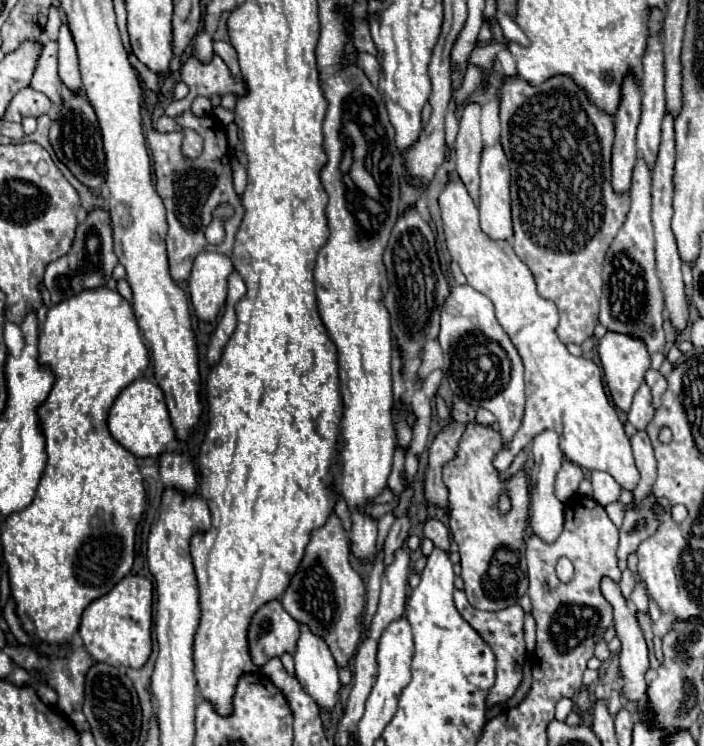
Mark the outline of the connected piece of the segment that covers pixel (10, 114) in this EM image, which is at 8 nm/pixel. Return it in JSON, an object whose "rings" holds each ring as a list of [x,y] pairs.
{"rings":[[[25,87],[15,93],[11,105],[7,107],[3,121],[21,121],[23,117],[39,117],[51,109],[51,101],[47,95]]]}

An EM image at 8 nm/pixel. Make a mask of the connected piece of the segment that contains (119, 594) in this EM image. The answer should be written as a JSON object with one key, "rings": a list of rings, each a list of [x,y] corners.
{"rings":[[[125,575],[107,595],[95,599],[85,611],[79,635],[87,653],[101,663],[141,669],[151,655],[151,605],[153,583],[141,575]]]}

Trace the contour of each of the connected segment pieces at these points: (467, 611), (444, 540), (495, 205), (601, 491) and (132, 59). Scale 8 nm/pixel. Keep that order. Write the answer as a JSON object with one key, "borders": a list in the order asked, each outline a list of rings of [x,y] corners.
{"borders":[[[[455,591],[453,595],[455,603],[457,603],[457,611],[461,613],[461,617],[483,637],[483,641],[491,647],[491,651],[495,653],[497,659],[497,681],[495,685],[489,689],[487,695],[487,709],[505,703],[509,697],[513,697],[513,693],[517,691],[521,679],[523,679],[523,663],[525,663],[525,641],[523,641],[523,609],[519,605],[511,605],[503,611],[497,613],[487,613],[487,611],[479,611],[473,609],[465,597],[463,591]]],[[[427,519],[423,529],[425,529],[425,537],[429,537],[435,543],[435,547],[449,551],[449,529],[441,521]]],[[[495,143],[493,147],[485,147],[481,153],[481,185],[479,185],[479,211],[481,211],[481,229],[491,239],[511,239],[513,227],[511,227],[511,199],[509,199],[509,161],[503,153],[501,143]]],[[[593,471],[591,473],[591,481],[593,481],[593,499],[599,505],[609,505],[609,503],[619,499],[621,487],[615,483],[615,479],[609,473]]],[[[133,53],[128,55],[128,59],[131,65],[138,70],[140,77],[144,80],[146,86],[156,95],[160,95],[161,87],[159,75],[147,69],[147,67],[145,67],[145,65],[143,65]]]]}

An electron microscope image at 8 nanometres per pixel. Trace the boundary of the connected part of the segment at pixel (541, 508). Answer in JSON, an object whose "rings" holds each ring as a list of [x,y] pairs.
{"rings":[[[545,429],[545,433],[539,433],[533,439],[531,453],[533,453],[535,465],[531,471],[531,517],[529,517],[529,523],[537,537],[541,537],[545,543],[553,543],[563,529],[563,509],[565,509],[565,505],[561,501],[557,501],[557,497],[553,493],[555,475],[563,463],[563,453],[559,449],[559,435],[553,433],[553,429]]]}

